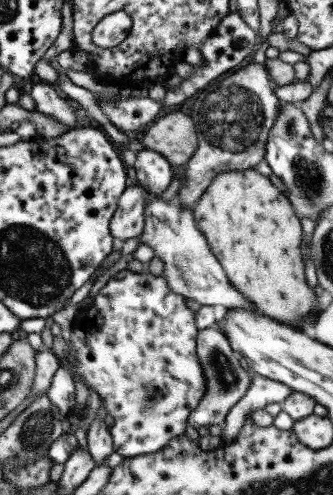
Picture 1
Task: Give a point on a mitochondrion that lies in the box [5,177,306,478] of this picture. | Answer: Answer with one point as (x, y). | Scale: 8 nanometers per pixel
(35, 432)

